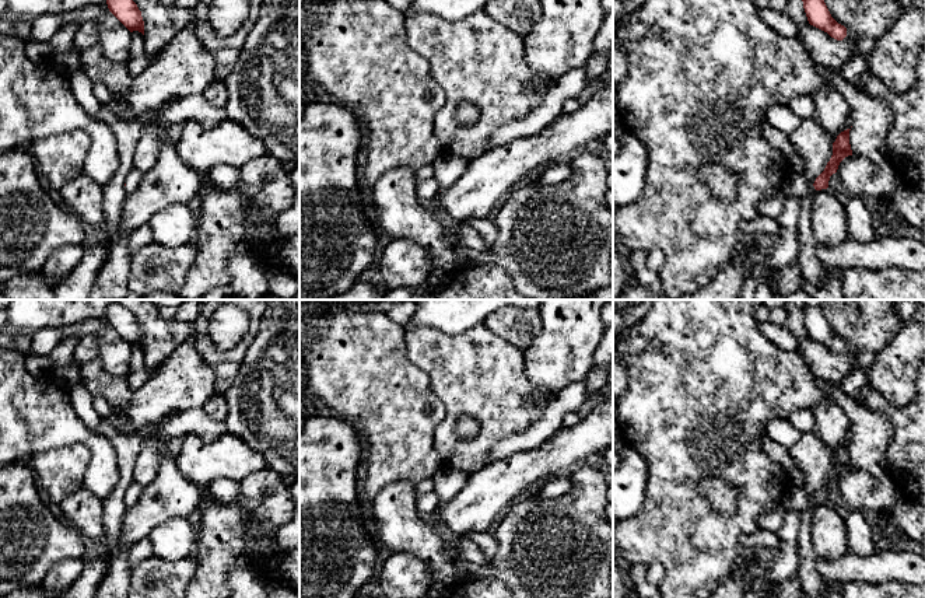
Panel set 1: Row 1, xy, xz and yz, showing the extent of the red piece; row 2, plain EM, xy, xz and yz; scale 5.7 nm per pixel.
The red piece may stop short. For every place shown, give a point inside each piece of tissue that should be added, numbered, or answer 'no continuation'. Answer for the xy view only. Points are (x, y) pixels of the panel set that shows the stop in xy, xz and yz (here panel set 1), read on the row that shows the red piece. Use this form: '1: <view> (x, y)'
no continuation

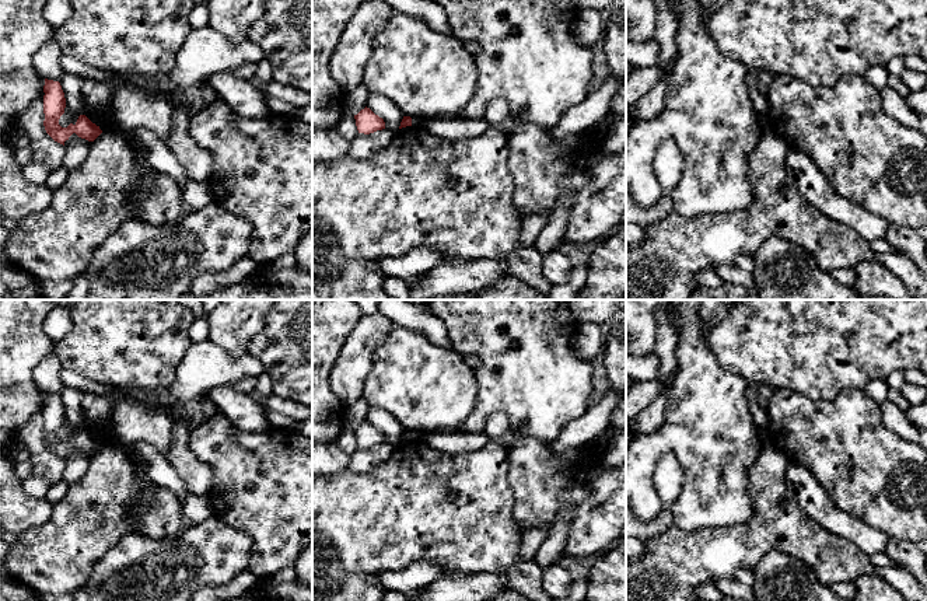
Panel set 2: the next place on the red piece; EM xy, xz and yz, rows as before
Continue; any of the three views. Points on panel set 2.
no continuation

